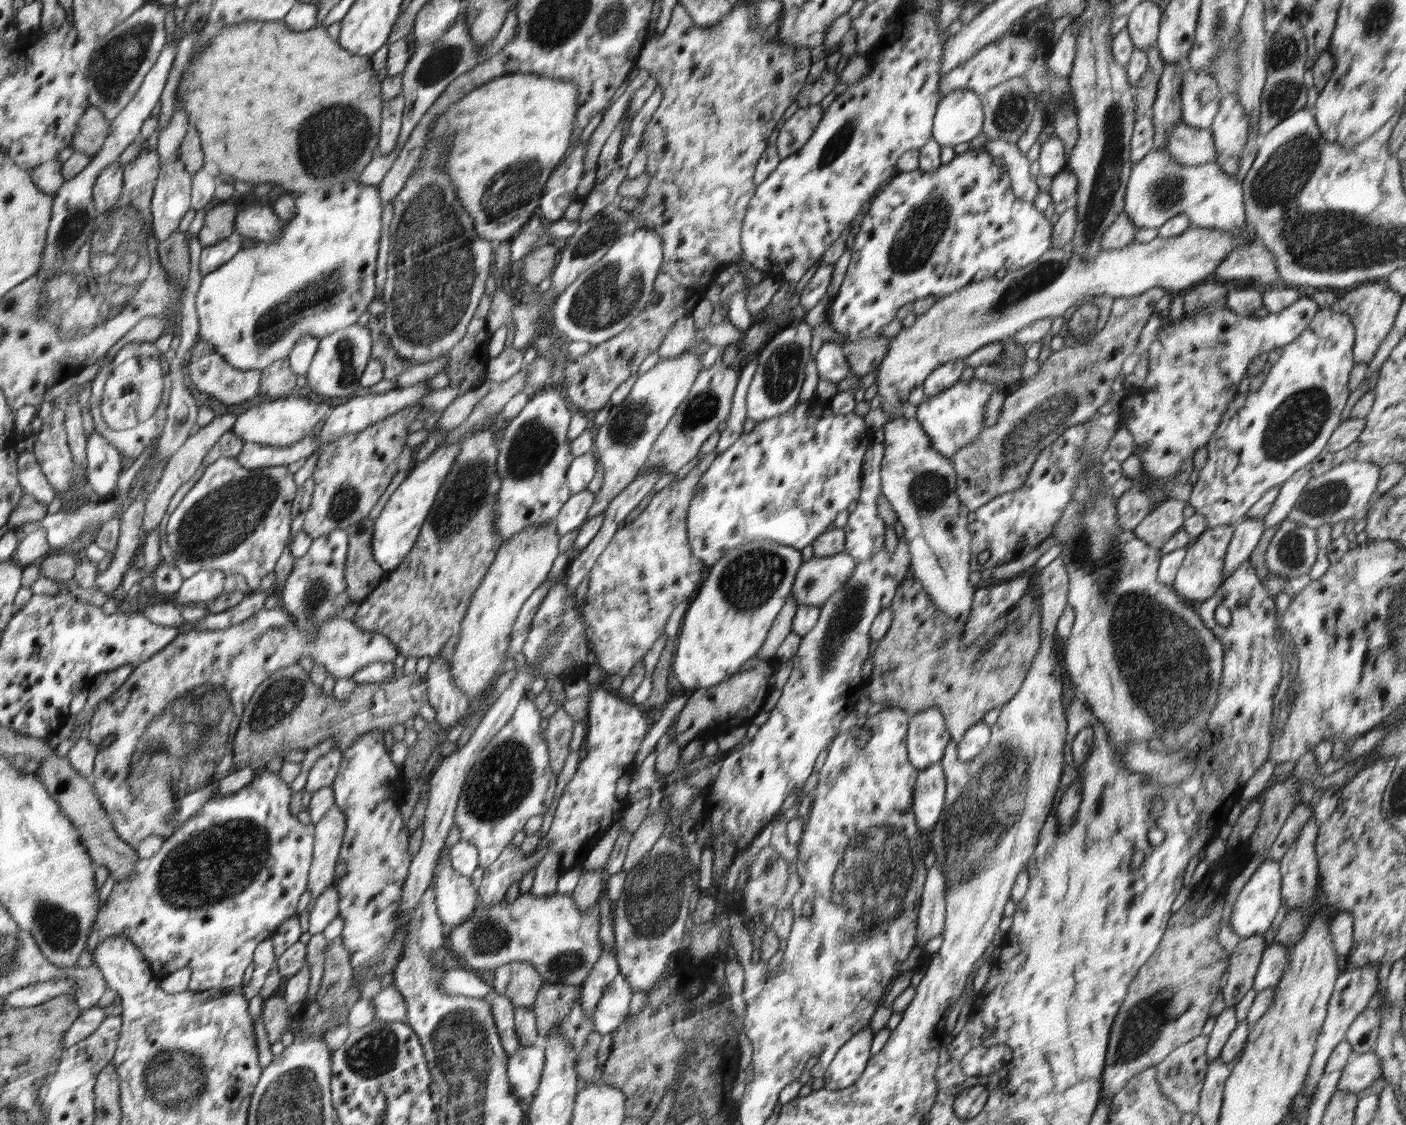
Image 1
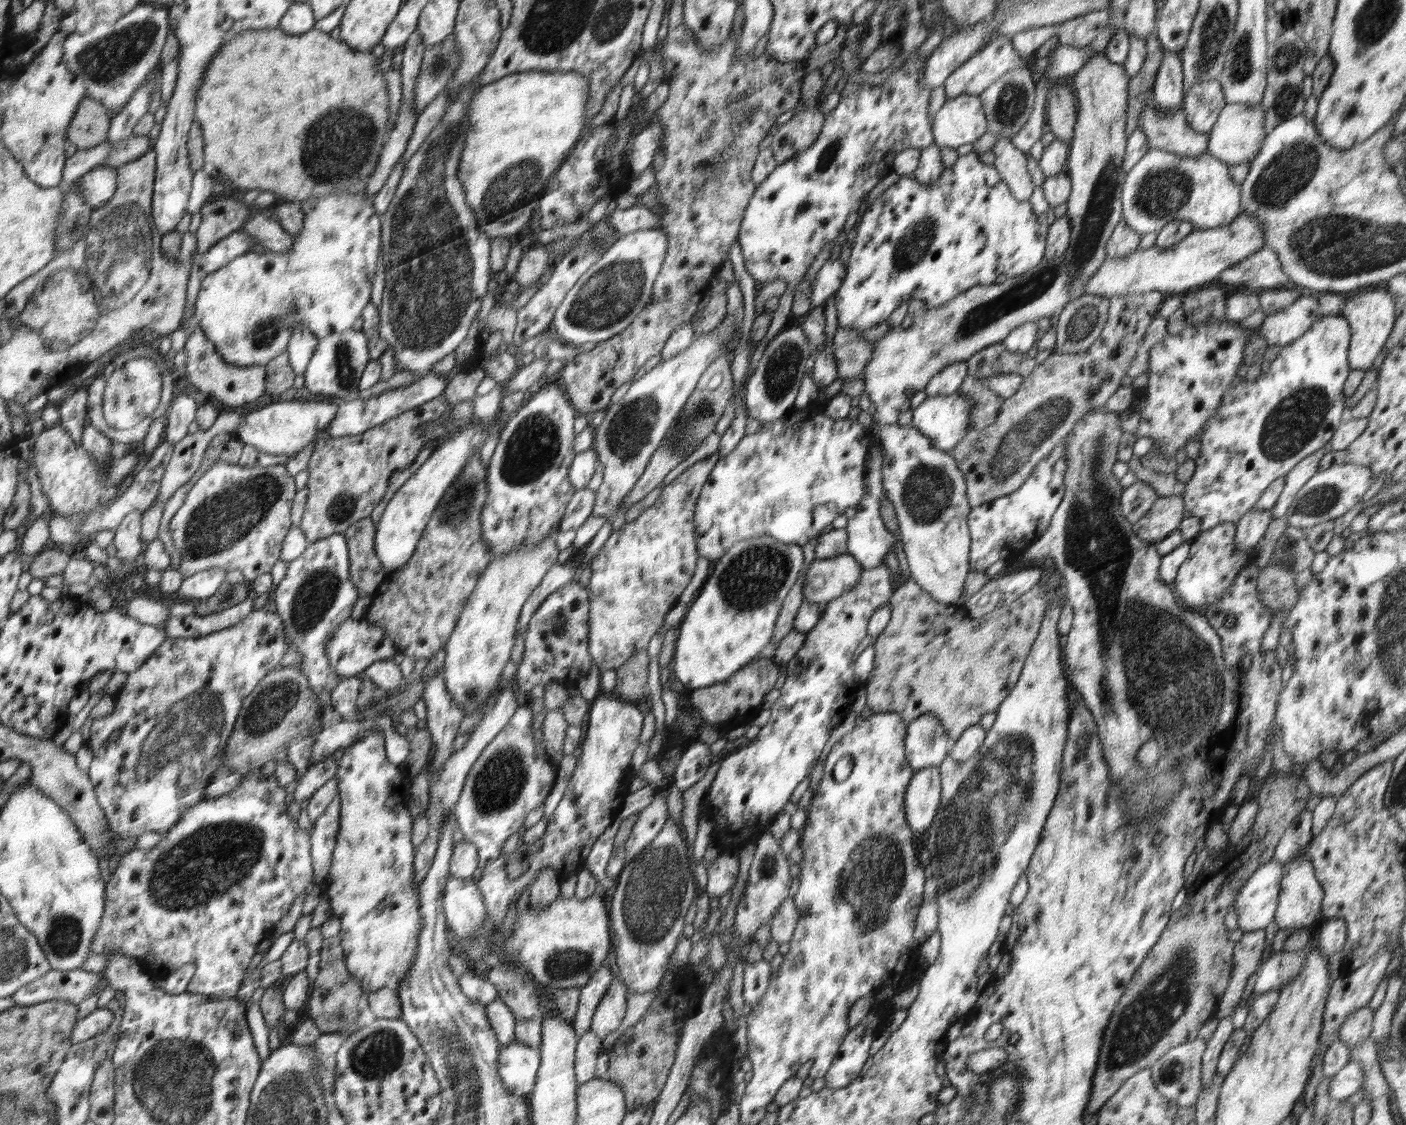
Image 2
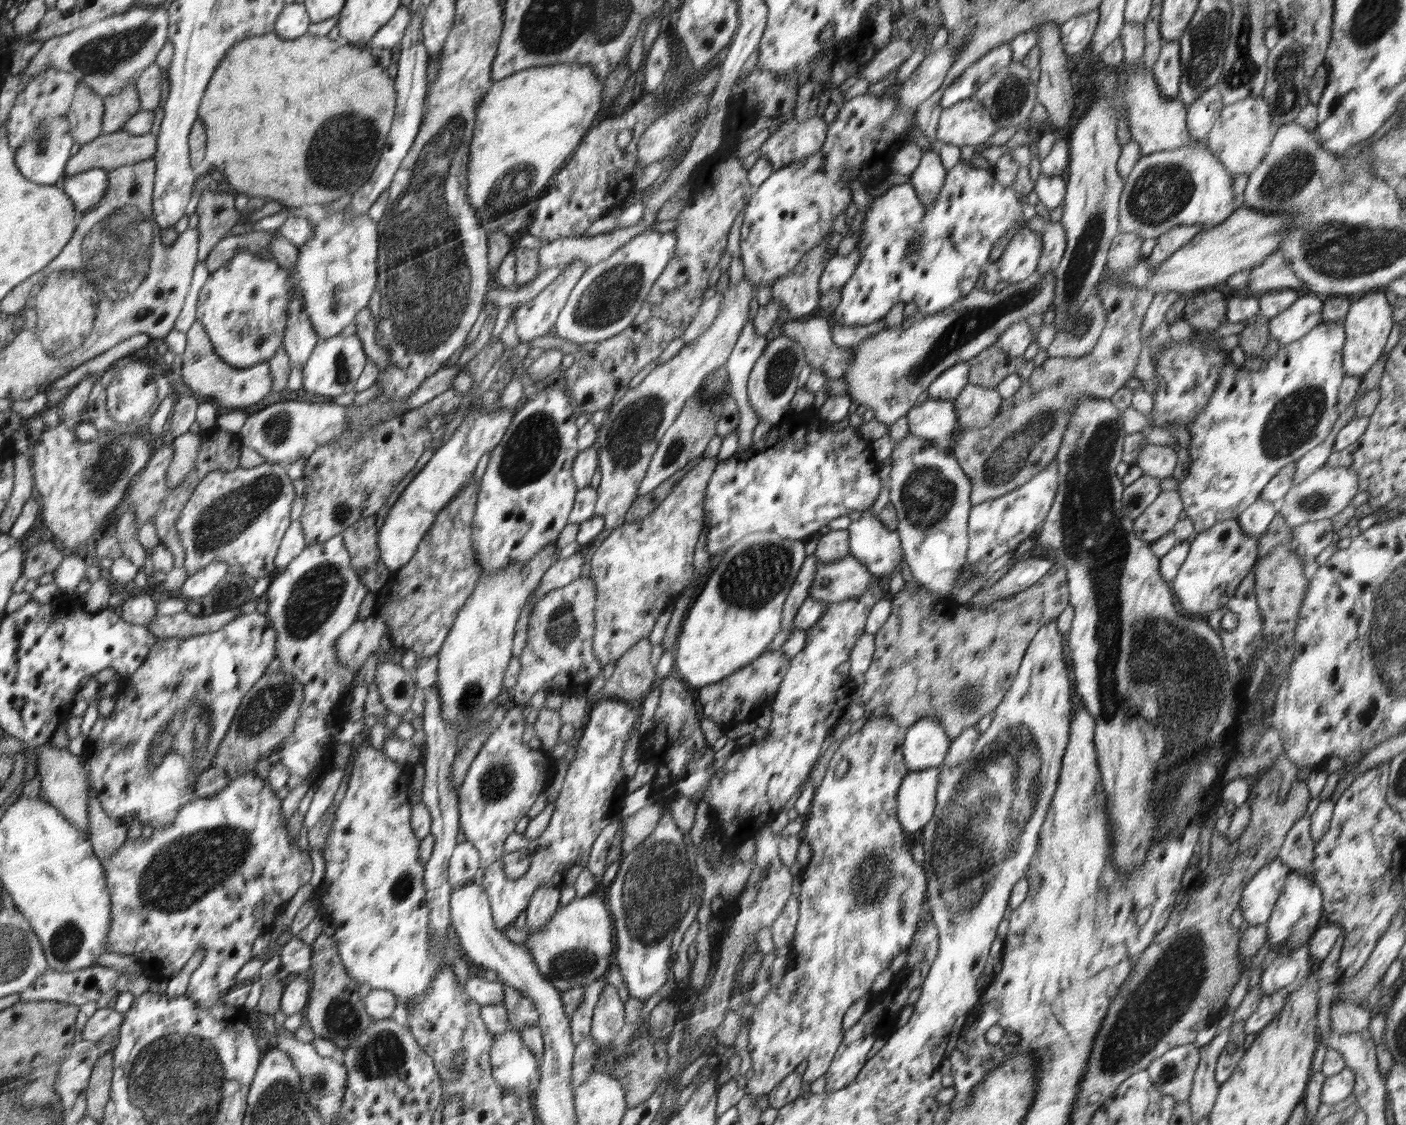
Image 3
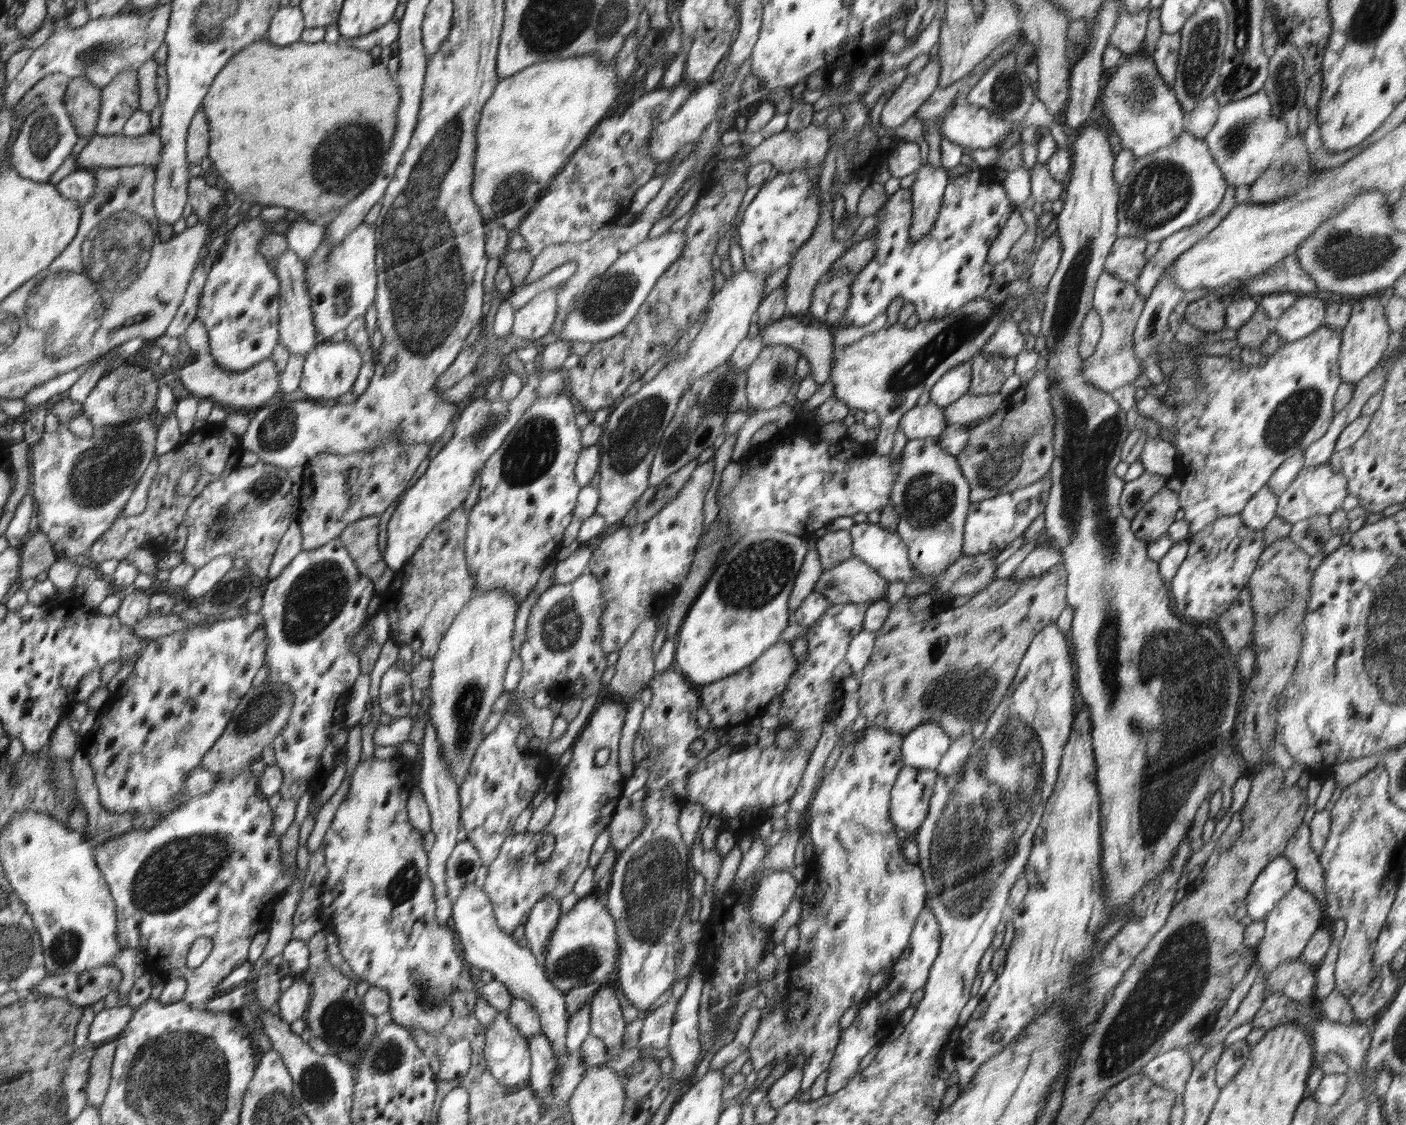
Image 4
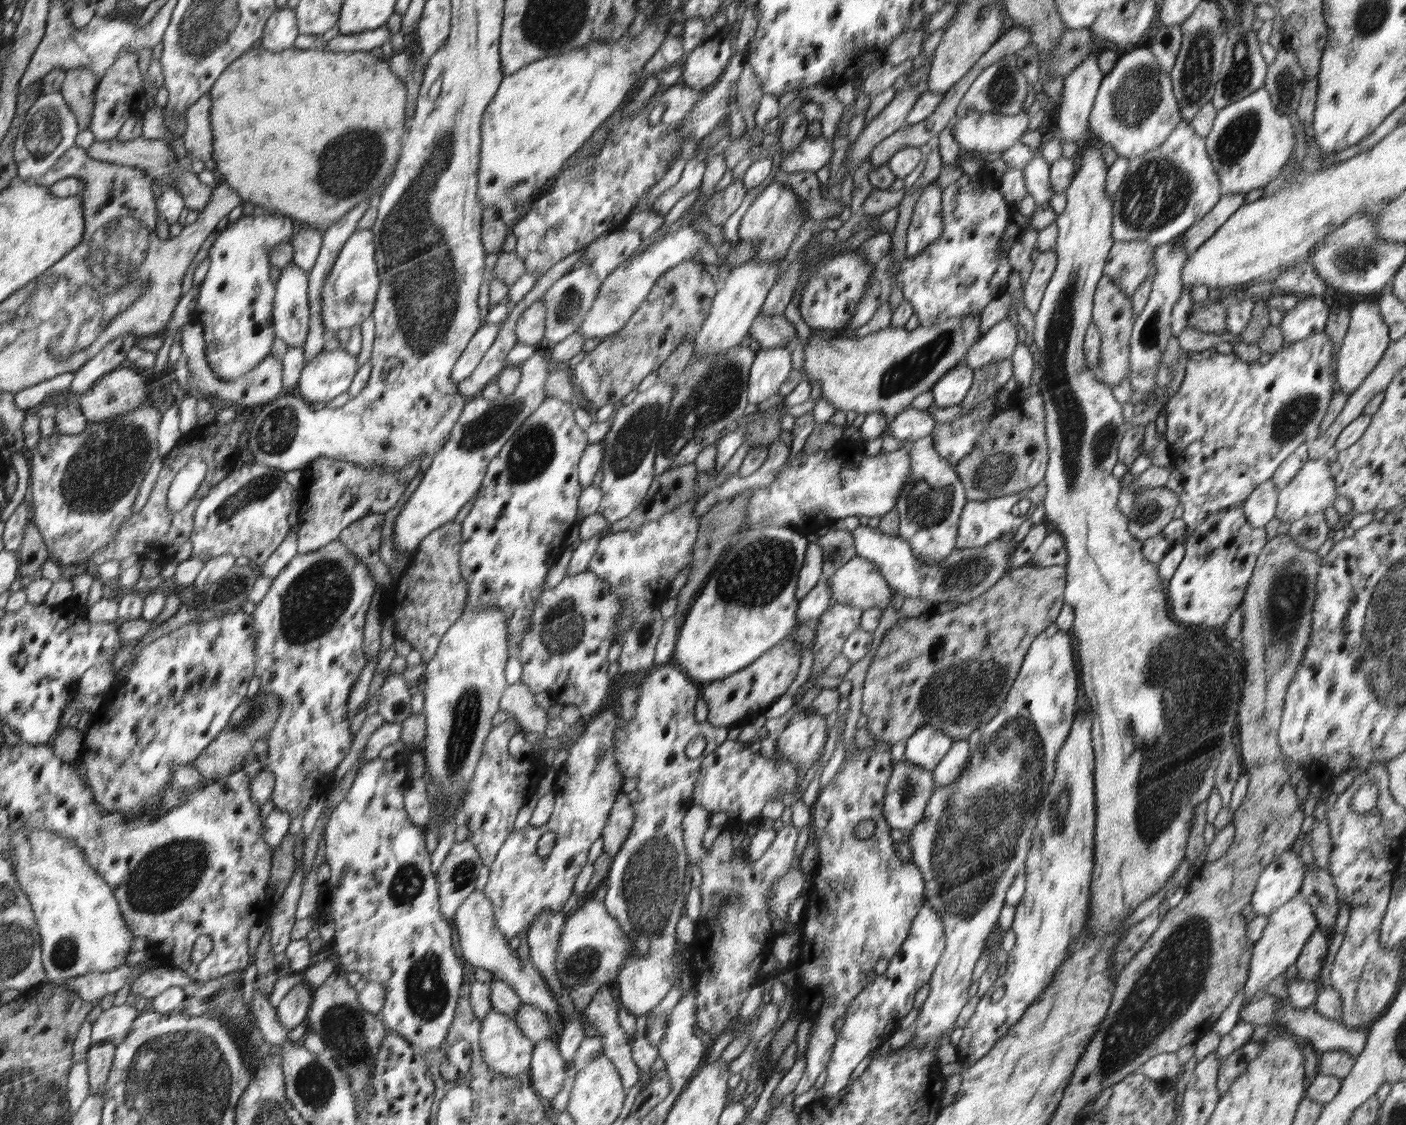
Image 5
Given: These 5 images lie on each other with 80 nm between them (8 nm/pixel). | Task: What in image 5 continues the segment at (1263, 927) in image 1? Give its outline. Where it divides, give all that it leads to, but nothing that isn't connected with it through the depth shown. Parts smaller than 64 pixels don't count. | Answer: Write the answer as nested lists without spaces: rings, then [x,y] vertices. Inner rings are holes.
[[[1287,850],[1277,856],[1259,875],[1255,891],[1252,893],[1251,905],[1257,915],[1269,915],[1291,898],[1301,893],[1301,886],[1305,877],[1305,866],[1297,852]]]

